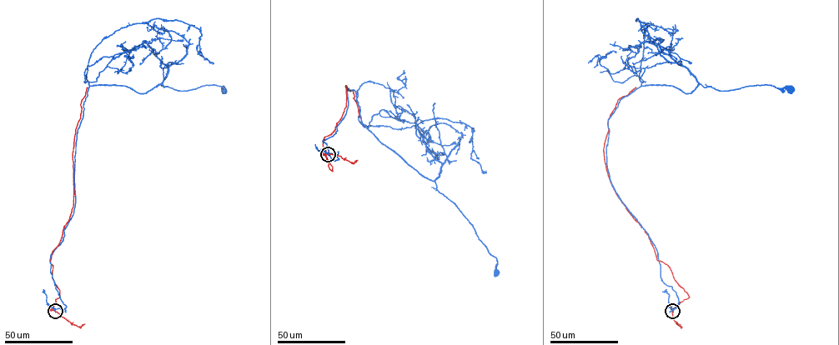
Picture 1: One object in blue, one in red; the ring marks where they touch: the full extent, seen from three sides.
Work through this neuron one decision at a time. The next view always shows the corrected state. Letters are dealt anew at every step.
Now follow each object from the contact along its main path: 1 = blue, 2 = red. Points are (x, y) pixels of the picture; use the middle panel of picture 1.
1: (328, 154), (339, 159), (322, 141), (335, 132), (353, 89), (363, 123), (434, 182), (496, 258), (496, 272)
2: (328, 154), (332, 171), (323, 139), (334, 132), (345, 107), (345, 85), (353, 91), (359, 118)

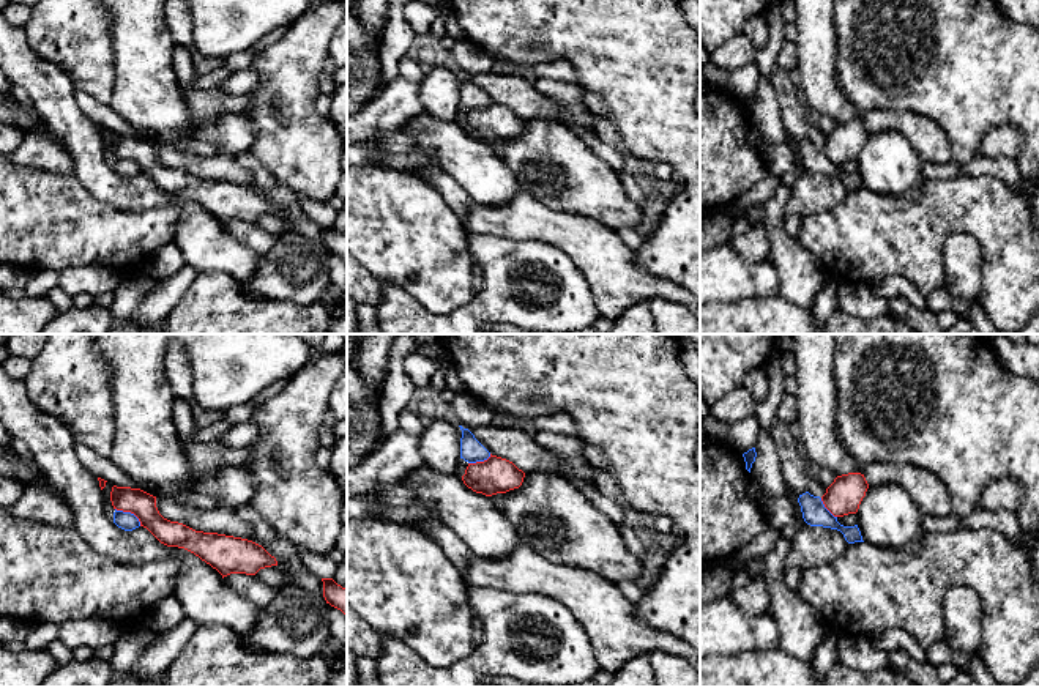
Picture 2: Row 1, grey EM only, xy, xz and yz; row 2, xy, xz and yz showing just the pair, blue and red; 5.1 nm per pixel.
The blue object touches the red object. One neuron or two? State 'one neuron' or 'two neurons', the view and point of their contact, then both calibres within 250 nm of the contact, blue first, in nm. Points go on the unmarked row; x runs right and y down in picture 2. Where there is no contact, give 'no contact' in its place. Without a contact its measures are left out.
two neurons; meets blue in xy at (130, 159); 90 nm thick on the blue side, 140 nm on the other

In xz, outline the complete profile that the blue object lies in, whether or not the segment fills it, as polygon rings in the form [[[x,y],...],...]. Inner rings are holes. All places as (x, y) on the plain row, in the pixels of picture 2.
[[[459,72],[462,77],[460,85],[460,106],[468,110],[484,109],[490,104],[490,99],[475,85],[475,82]]]

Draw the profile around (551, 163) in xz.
[[[525,118],[519,136],[492,142],[490,147],[514,172],[520,188],[550,210],[587,216],[616,232],[635,228],[642,221],[642,208],[629,199],[618,173],[560,121]]]

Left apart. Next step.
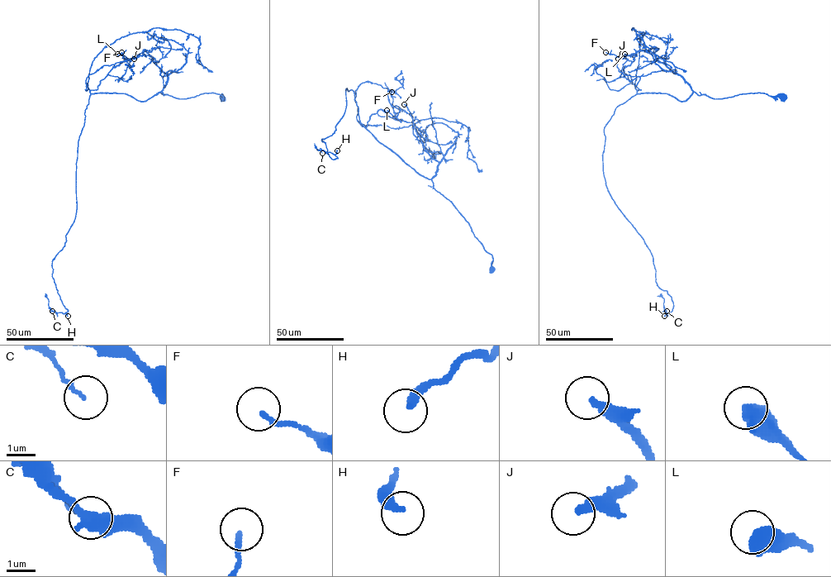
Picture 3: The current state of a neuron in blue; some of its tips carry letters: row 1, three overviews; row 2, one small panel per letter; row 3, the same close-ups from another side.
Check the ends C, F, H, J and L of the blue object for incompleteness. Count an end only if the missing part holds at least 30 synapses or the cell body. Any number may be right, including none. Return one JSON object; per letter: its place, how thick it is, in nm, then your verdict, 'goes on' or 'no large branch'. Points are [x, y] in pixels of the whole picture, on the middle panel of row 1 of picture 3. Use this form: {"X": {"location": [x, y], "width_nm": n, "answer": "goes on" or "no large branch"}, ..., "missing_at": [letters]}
{"C": {"location": [322, 153], "width_nm": 110, "answer": "no large branch"}, "F": {"location": [391, 92], "width_nm": 160, "answer": "no large branch"}, "H": {"location": [337, 150], "width_nm": 300, "answer": "goes on"}, "J": {"location": [404, 104], "width_nm": 320, "answer": "no large branch"}, "L": {"location": [387, 110], "width_nm": 700, "answer": "no large branch"}, "missing_at": ["H"]}

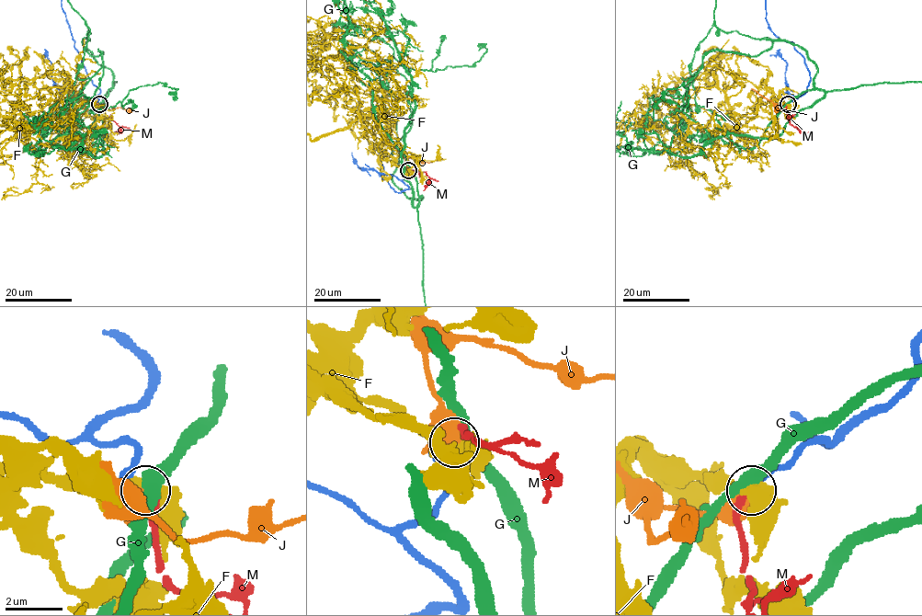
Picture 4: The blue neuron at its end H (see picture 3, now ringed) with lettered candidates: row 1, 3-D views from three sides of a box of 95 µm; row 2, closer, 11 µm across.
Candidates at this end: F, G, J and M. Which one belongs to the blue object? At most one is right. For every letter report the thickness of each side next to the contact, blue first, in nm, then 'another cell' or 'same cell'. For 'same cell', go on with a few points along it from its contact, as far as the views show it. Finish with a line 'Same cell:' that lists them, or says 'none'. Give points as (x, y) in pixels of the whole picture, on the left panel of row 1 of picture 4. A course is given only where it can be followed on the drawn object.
F: 380/400 nm | another cell
G: 360/420 nm | another cell
J: 360/700 nm | another cell
M: 320/200 nm | same cell
Same cell: M

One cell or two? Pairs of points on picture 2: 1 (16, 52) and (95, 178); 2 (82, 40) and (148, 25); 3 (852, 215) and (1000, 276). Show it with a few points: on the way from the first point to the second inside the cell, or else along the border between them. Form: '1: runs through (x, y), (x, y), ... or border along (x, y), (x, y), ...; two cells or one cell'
1: runs through (43, 84), (85, 147); one cell
2: border along (109, 16), (115, 70); two cells
3: runs through (896, 219), (970, 219), (983, 232); one cell

